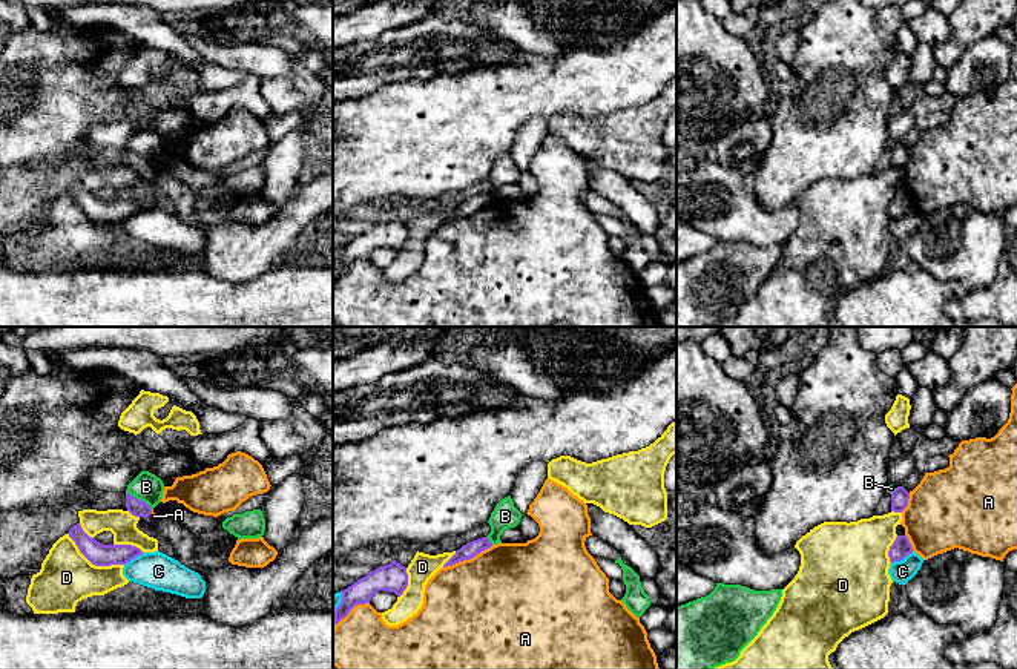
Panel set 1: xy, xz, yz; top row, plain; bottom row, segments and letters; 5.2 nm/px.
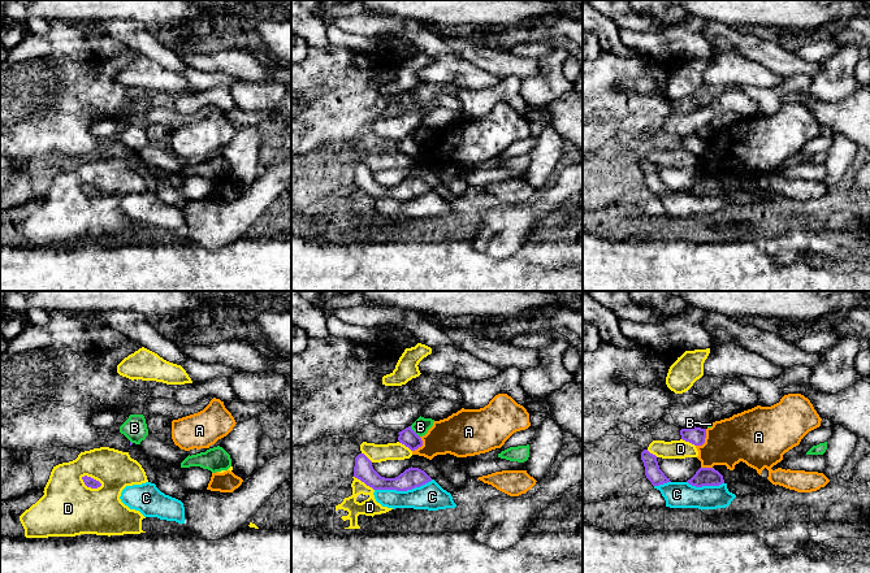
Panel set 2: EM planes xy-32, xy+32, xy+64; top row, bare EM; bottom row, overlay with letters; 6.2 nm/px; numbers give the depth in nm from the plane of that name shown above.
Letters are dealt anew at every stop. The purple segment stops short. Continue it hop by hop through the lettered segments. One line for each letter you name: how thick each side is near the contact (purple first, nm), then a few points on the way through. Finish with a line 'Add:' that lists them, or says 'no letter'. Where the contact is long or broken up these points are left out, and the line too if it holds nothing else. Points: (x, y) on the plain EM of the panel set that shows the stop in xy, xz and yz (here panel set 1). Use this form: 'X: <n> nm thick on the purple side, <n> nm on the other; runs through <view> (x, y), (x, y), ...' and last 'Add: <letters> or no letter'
Add: no letter

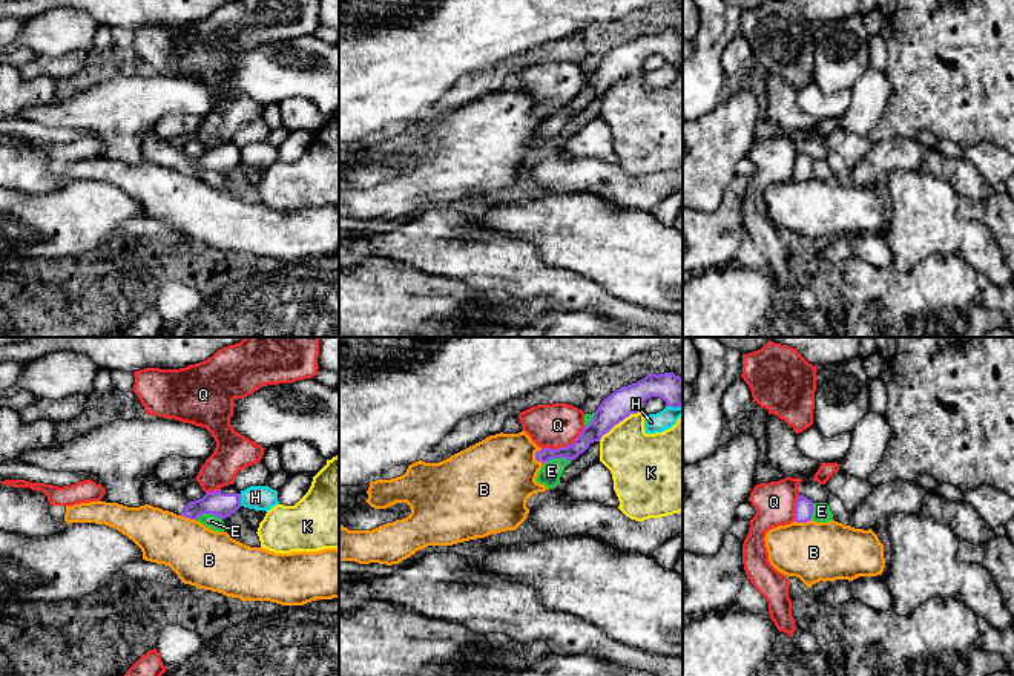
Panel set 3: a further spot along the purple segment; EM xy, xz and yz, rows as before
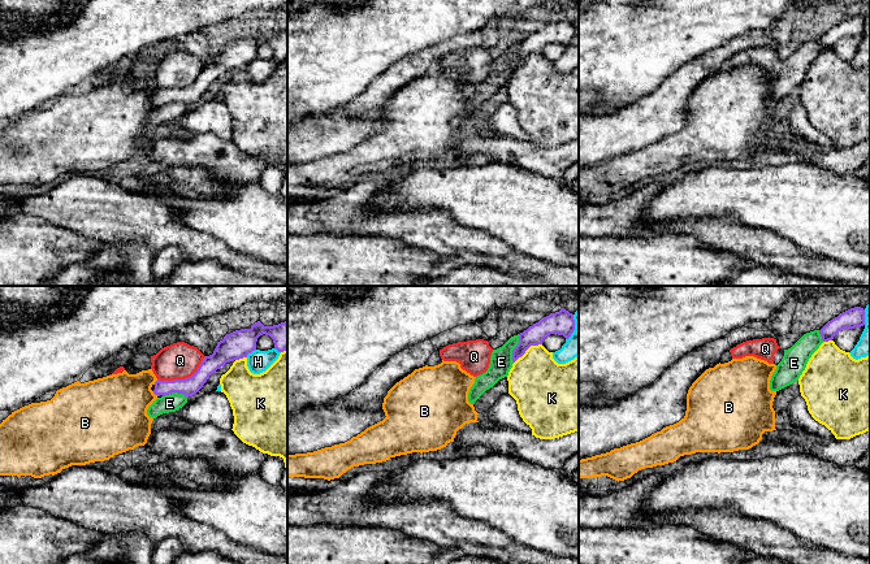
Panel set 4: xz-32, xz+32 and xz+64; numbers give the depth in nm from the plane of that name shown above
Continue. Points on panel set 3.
Add: no letter

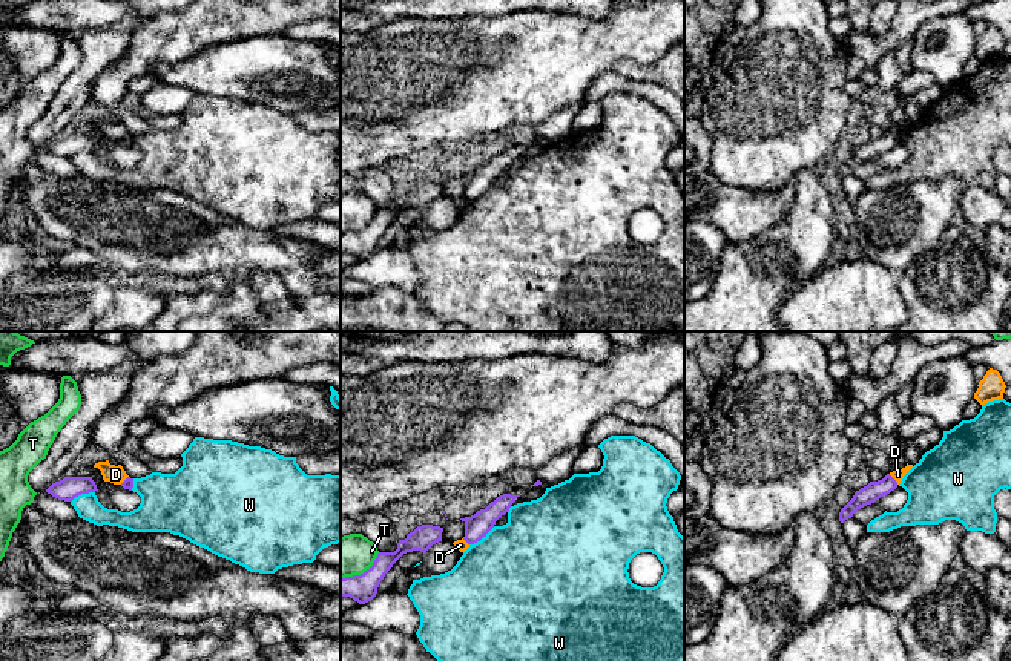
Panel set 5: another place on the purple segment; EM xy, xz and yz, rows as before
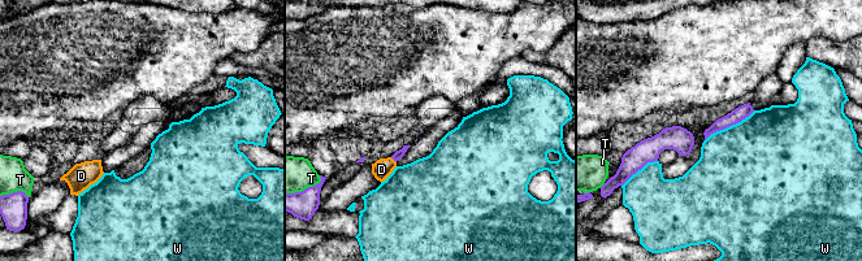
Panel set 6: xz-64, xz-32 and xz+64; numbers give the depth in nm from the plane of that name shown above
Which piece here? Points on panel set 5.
Add: no letter

